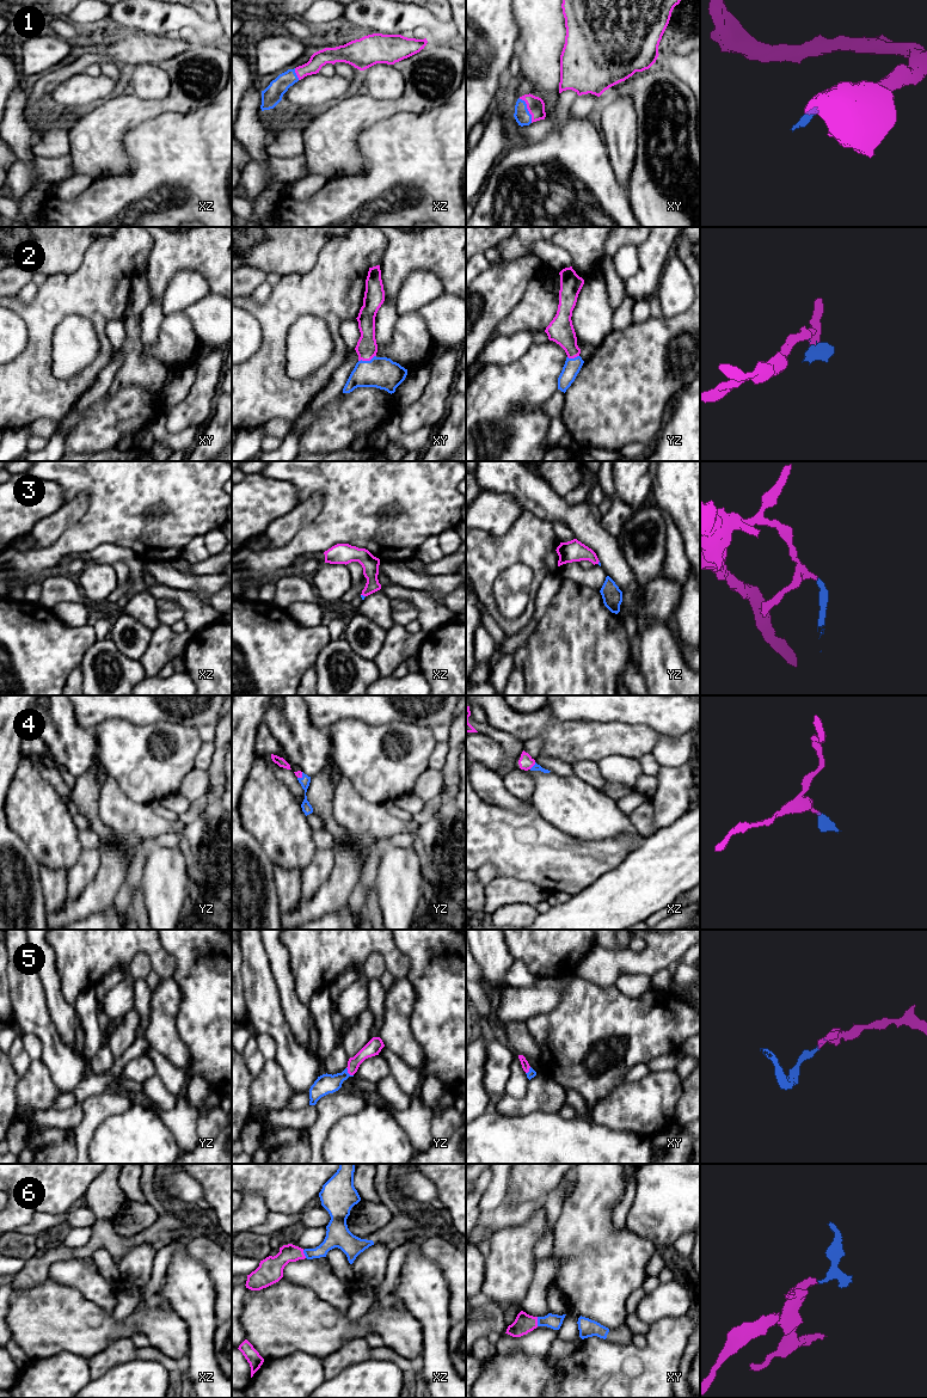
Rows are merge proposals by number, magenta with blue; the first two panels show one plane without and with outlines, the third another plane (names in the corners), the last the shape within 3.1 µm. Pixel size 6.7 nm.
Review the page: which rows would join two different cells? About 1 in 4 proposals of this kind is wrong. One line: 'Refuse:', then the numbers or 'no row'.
Refuse: no row

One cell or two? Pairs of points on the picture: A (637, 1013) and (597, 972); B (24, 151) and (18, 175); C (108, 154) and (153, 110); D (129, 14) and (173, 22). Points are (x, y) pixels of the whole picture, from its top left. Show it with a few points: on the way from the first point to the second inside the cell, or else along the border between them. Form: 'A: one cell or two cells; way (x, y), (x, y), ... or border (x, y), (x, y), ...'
A: two cells; border (611, 983), (614, 985)
B: two cells; border (35, 157), (29, 163), (17, 160)
C: one cell; way (108, 139), (137, 110)
D: one cell; way (140, 14), (159, 18), (163, 22)

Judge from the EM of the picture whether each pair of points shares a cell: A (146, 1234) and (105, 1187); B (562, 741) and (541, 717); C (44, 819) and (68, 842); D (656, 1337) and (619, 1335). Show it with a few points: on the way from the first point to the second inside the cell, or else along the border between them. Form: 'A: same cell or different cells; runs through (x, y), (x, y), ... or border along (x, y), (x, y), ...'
A: same cell; runs through (126, 1243), (120, 1243), (105, 1228), (105, 1207)
B: same cell; runs through (556, 735), (544, 723)
C: same cell; runs through (50, 825), (62, 837)
D: different cells; border along (606, 1338), (613, 1342), (632, 1343)

